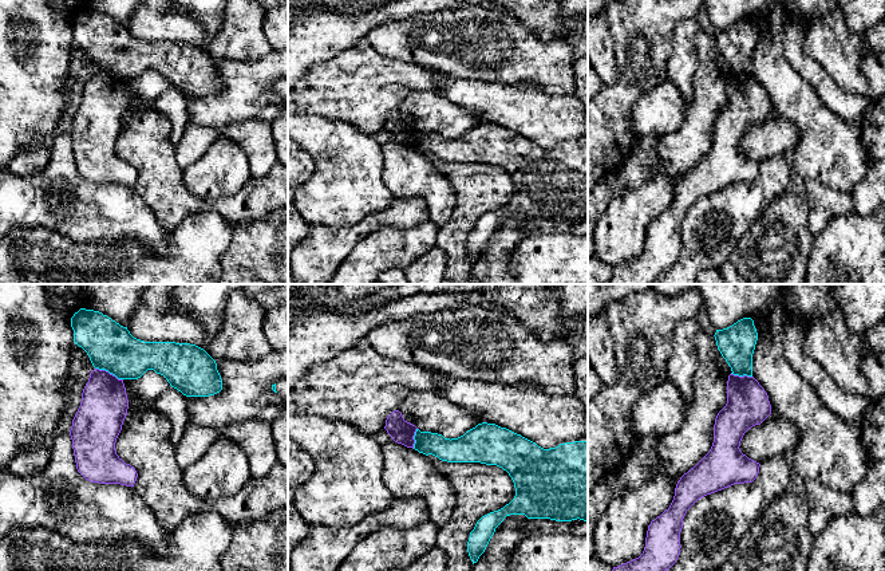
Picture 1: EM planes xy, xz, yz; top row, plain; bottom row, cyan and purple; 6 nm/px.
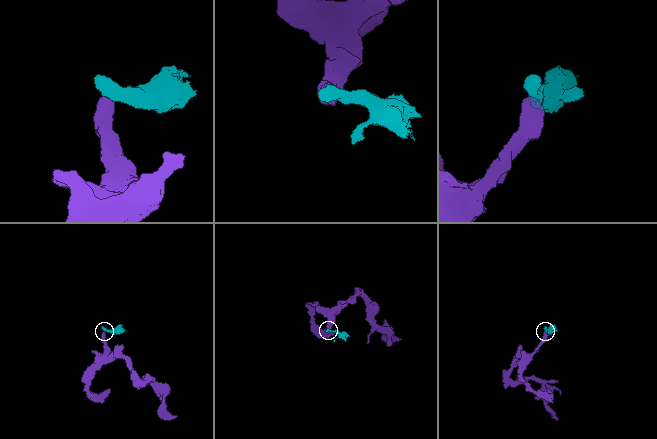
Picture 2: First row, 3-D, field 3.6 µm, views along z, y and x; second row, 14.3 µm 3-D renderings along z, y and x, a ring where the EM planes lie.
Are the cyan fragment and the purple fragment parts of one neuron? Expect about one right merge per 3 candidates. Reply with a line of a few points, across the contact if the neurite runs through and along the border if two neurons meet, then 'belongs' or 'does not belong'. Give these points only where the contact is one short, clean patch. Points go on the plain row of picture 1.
line xy (95, 67), (105, 69), (122, 79); does not belong

